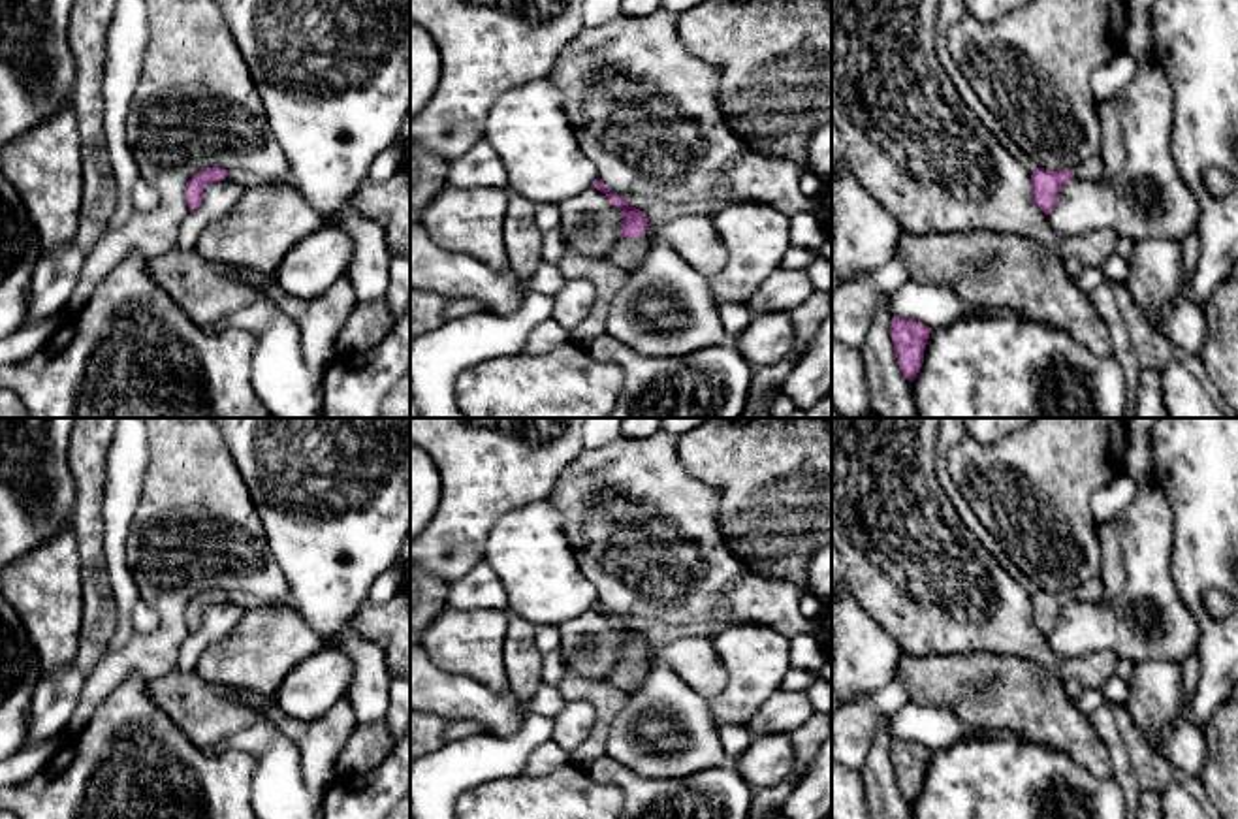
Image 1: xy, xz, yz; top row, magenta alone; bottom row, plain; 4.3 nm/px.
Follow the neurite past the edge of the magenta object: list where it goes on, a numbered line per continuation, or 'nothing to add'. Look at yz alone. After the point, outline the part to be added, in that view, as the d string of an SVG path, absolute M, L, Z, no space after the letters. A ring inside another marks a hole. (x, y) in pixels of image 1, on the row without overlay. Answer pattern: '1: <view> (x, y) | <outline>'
1: yz (1090, 592) | M1099 578L1087 580L1086 584L1082 584L1074 593L1076 601L1082 602L1095 602L1101 599L1103 593L1103 582Z

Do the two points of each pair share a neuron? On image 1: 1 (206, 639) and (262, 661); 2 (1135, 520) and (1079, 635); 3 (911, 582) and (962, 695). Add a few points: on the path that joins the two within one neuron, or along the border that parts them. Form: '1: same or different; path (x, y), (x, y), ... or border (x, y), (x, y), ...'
1: different; border (245, 610), (224, 637), (204, 650), (194, 669)
2: same; path (1139, 552), (1139, 586), (1118, 605), (1111, 618)
3: different; border (904, 652), (913, 656), (988, 654)

